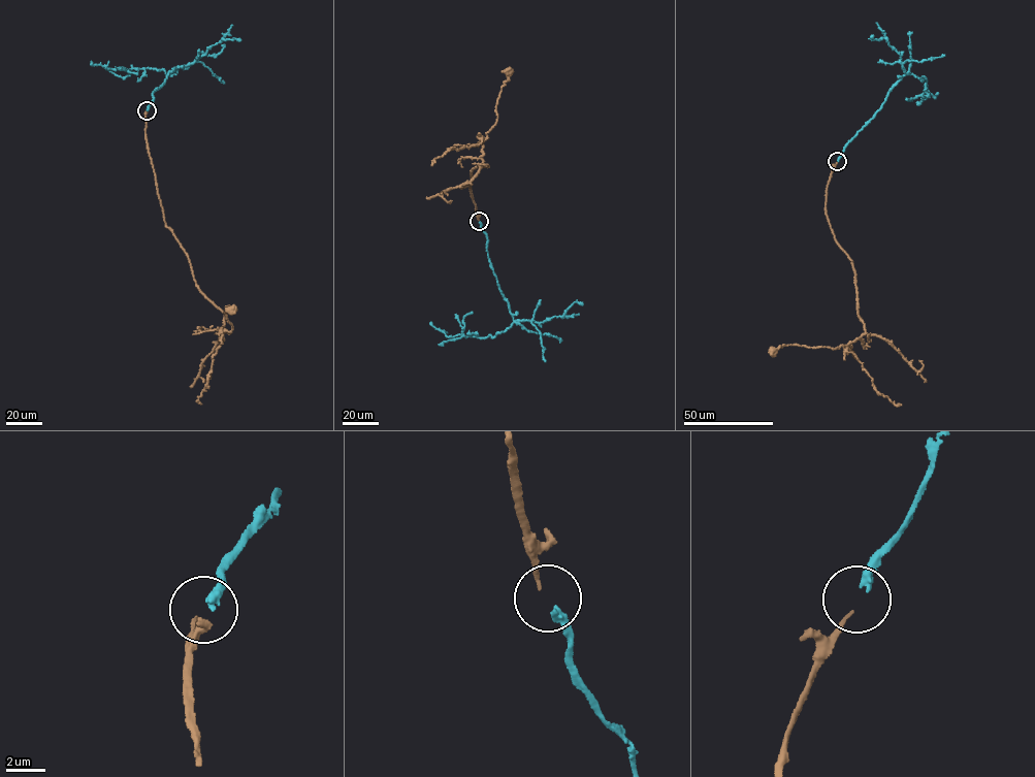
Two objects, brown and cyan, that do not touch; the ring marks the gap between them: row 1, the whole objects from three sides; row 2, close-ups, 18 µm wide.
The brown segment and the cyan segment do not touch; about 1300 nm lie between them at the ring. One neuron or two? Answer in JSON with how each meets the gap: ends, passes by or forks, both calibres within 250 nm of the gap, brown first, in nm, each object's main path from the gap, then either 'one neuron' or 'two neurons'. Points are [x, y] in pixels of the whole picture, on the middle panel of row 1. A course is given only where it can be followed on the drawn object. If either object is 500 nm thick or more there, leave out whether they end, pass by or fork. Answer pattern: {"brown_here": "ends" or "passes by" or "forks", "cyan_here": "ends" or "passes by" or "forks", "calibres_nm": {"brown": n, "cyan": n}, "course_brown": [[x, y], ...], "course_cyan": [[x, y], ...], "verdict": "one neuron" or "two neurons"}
{"brown_here": "ends", "cyan_here": "ends", "calibres_nm": {"brown": 180, "cyan": 440}, "course_brown": [[478, 220], [470, 185], [460, 187], [472, 168], [487, 166], [482, 143], [497, 120], [509, 71]], "course_cyan": [[480, 222], [486, 234], [490, 267], [513, 322], [492, 337], [462, 334], [447, 336], [431, 323]], "verdict": "one neuron"}

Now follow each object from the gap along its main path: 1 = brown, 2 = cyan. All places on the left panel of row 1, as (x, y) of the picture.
1: (146, 110), (165, 225), (196, 286), (223, 313), (221, 329), (232, 329), (225, 313), (232, 309)
2: (147, 110), (153, 93), (168, 73), (180, 67), (167, 75), (163, 69), (112, 69), (91, 62)

